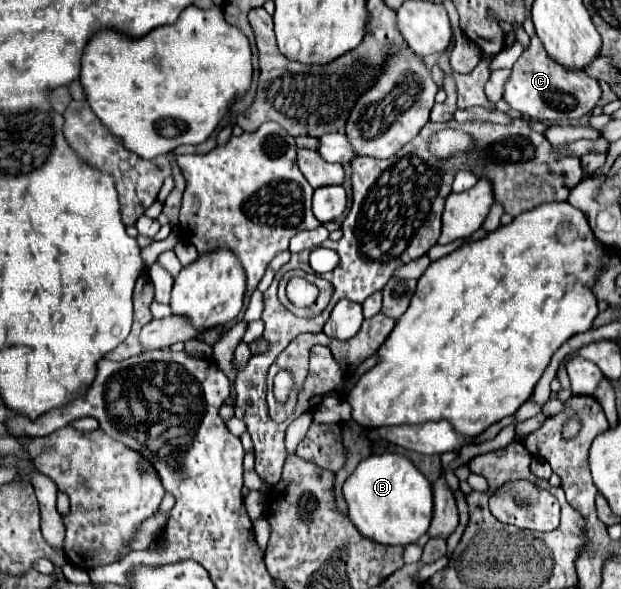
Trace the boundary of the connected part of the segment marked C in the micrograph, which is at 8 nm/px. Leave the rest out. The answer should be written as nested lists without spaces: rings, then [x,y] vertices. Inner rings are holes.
[[[539,37],[531,39],[531,45],[513,65],[513,73],[505,83],[505,101],[511,109],[519,111],[525,117],[537,121],[561,121],[561,119],[581,119],[597,105],[601,97],[601,87],[595,79],[591,79],[585,71],[571,73],[563,71],[551,59],[547,59],[547,51],[543,49]]]

